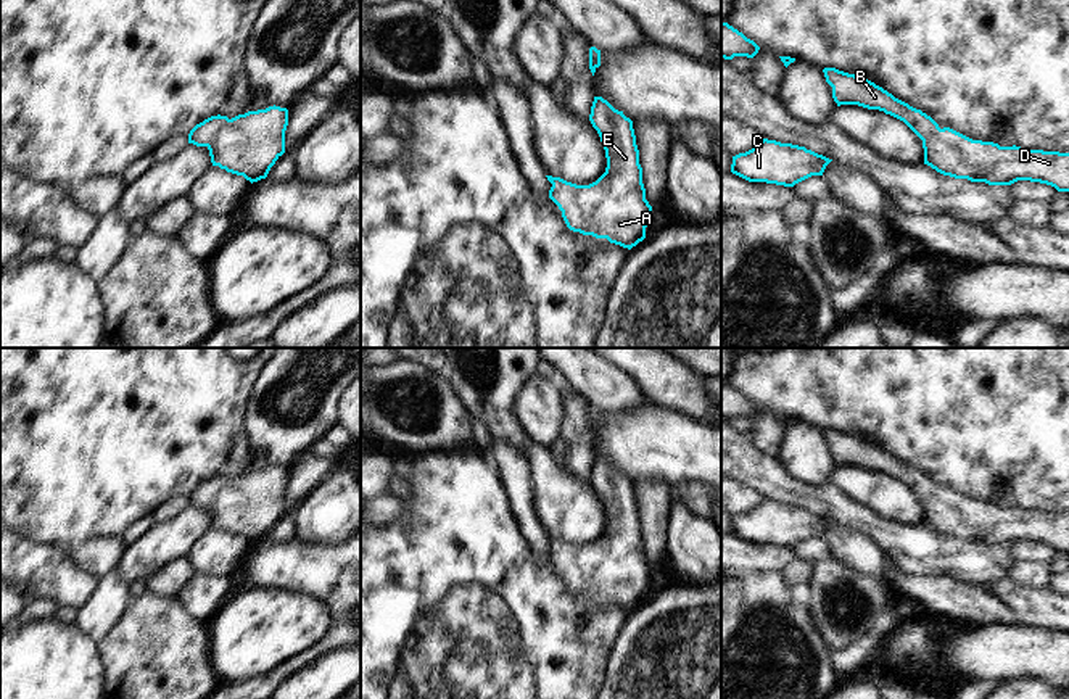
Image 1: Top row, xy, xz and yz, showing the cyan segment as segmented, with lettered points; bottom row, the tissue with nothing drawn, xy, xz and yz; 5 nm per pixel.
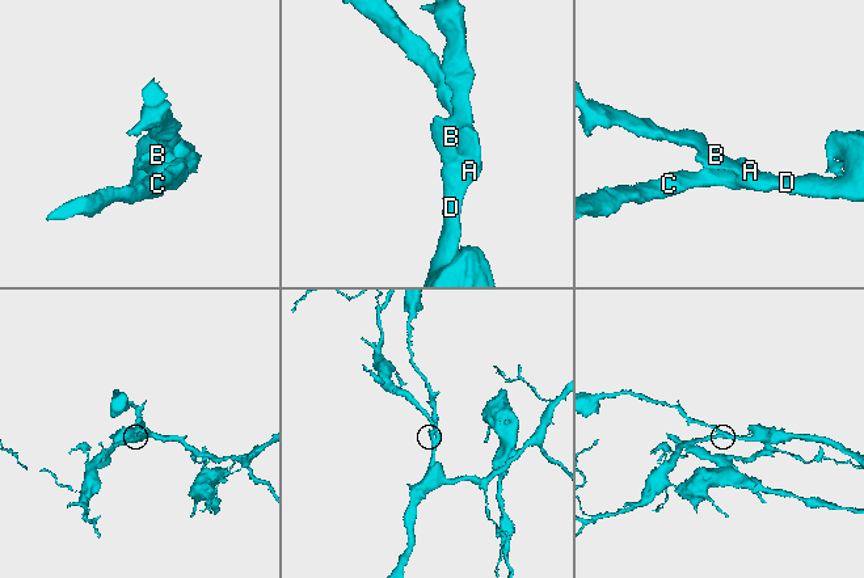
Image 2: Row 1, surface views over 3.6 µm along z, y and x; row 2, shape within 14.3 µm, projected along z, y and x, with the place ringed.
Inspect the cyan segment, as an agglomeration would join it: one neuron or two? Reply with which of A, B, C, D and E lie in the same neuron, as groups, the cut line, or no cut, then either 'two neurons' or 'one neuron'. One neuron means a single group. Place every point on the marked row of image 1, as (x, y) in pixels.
groups A B C D E; cut none; one neuron

